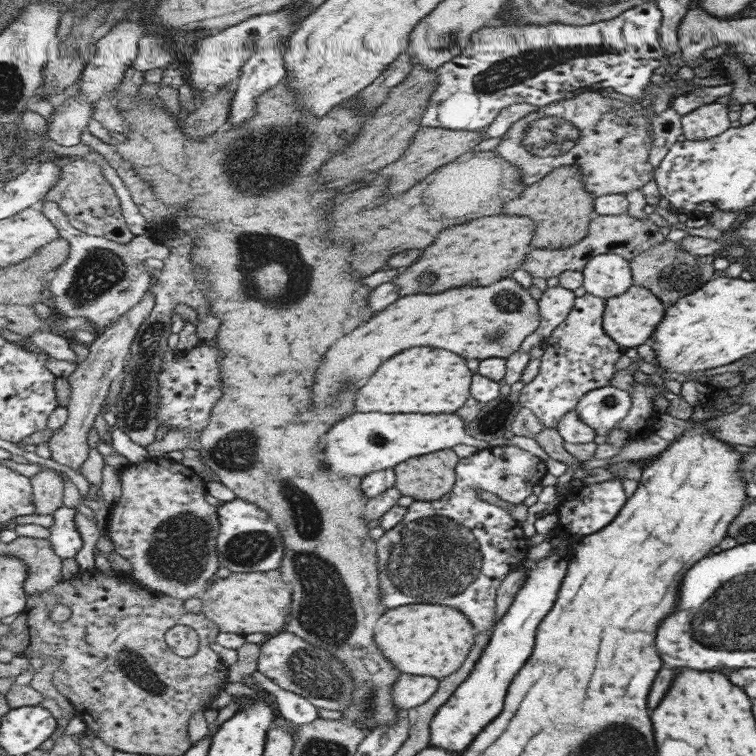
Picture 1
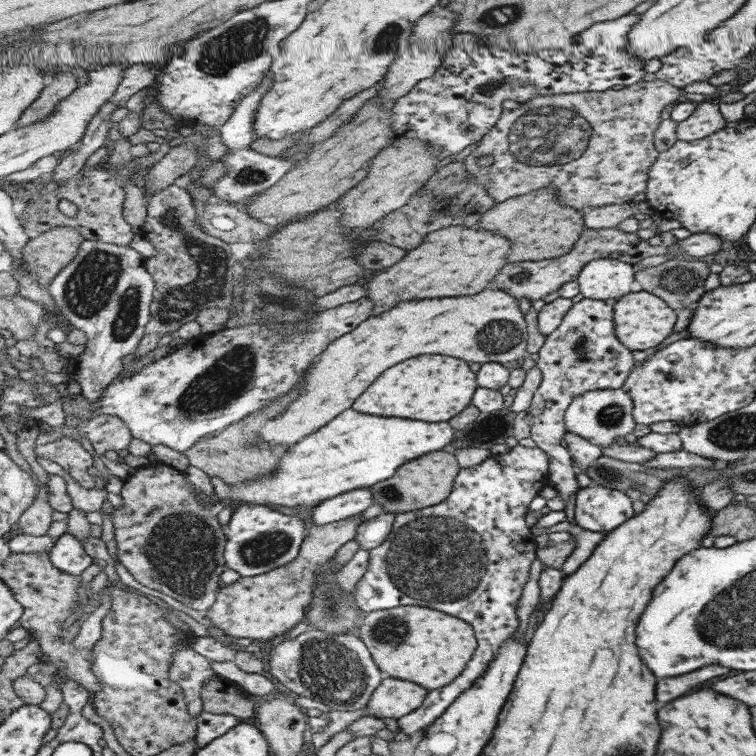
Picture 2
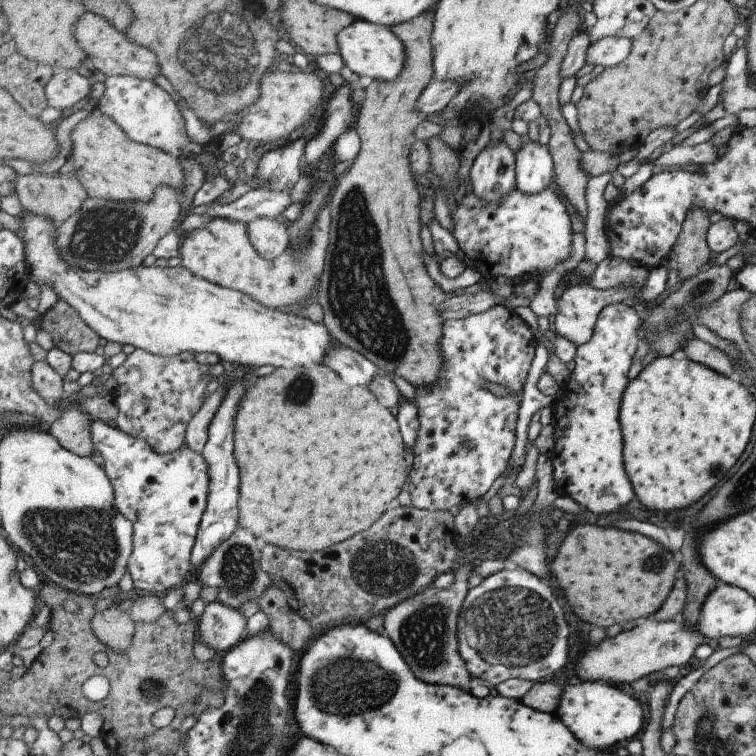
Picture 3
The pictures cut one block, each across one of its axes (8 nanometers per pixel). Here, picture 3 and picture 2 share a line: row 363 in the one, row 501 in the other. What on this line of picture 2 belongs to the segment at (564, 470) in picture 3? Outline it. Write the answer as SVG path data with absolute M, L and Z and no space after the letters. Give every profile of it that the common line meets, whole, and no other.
M592 484L581 487L574 500L573 518L577 525L593 532L611 532L633 518L633 500L623 491Z

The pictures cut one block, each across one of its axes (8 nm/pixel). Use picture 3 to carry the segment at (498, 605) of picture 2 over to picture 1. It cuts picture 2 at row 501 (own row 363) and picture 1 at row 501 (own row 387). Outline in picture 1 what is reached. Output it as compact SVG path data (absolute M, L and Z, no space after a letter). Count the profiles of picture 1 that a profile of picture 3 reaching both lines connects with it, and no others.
M501 445L500 447L481 447L476 453L473 453L468 458L460 460L460 464L456 467L456 486L448 495L443 496L439 500L427 501L414 501L408 507L408 513L406 517L395 528L388 530L377 540L377 556L380 557L380 578L381 578L381 595L385 596L385 606L387 608L397 608L397 606L404 607L407 604L443 604L461 610L468 616L469 620L476 626L478 632L491 632L493 633L497 628L497 594L500 590L501 583L510 572L516 571L520 565L528 559L529 554L529 540L523 532L522 523L520 523L515 517L506 512L498 511L495 504L490 504L485 500L479 498L479 494L476 494L475 489L481 488L487 492L496 494L498 498L510 502L511 504L524 504L524 502L533 494L533 490L537 486L541 485L543 478L547 474L547 464L541 458L537 458L535 454L531 454L523 448L511 445Z

